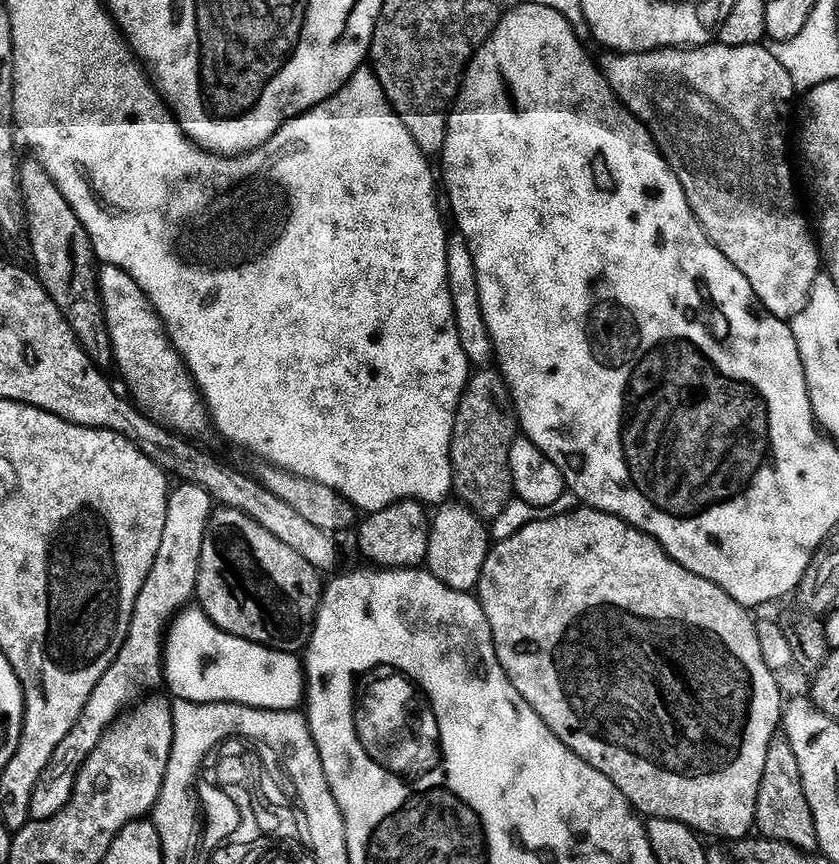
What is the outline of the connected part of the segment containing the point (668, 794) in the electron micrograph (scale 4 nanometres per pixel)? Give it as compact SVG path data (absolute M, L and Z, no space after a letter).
M580 506L577 509L577 512L564 512L561 516L550 517L549 520L536 520L533 524L528 524L525 528L518 529L513 536L506 537L501 544L493 543L491 545L488 557L484 563L484 569L480 575L478 599L482 610L486 614L486 622L492 631L492 641L496 647L498 662L502 666L502 670L506 670L514 690L518 690L518 694L522 694L522 698L537 712L542 718L542 722L546 722L546 726L550 726L552 733L571 752L578 754L578 758L582 758L594 770L598 770L606 778L610 778L612 785L618 790L622 790L622 794L628 799L629 804L632 805L637 813L643 814L648 818L677 820L691 828L693 832L703 834L705 837L721 836L724 840L740 840L748 831L753 831L756 823L756 799L758 798L758 790L762 782L762 770L766 770L766 750L770 746L772 739L777 736L778 729L781 727L782 699L780 700L780 688L776 685L778 676L777 673L770 670L770 666L766 666L766 658L762 658L762 648L756 630L757 621L755 619L752 620L753 613L749 609L745 608L743 604L738 603L734 598L730 598L730 594L722 591L714 581L702 578L698 574L683 568L654 537L648 536L644 532L639 532L633 524L627 524L626 521L619 520L609 512L599 512L597 508L589 508L587 506Z

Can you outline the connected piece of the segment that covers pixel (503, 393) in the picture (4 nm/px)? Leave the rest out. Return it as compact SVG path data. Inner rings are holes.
M495 367L473 371L456 408L452 427L452 475L459 487L461 484L472 492L475 511L485 517L498 515L508 499L513 499L510 450L517 438L518 417L503 376Z

